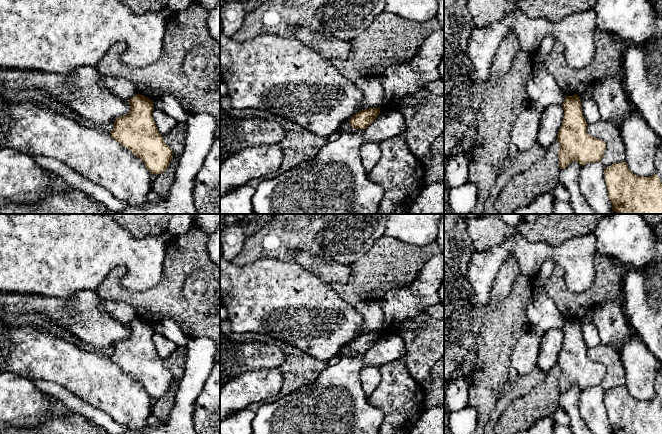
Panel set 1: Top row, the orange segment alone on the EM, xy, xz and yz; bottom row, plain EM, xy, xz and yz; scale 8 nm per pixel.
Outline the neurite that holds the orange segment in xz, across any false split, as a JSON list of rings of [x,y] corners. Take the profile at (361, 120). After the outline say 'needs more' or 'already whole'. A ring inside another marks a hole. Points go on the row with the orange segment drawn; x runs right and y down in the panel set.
[[[369,108],[357,112],[350,120],[353,128],[365,130],[380,114],[380,108]]] | already whole

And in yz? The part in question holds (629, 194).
[[[623,161],[605,167],[604,177],[613,211],[618,214],[662,214],[662,181],[657,174],[637,176]]] | already whole

